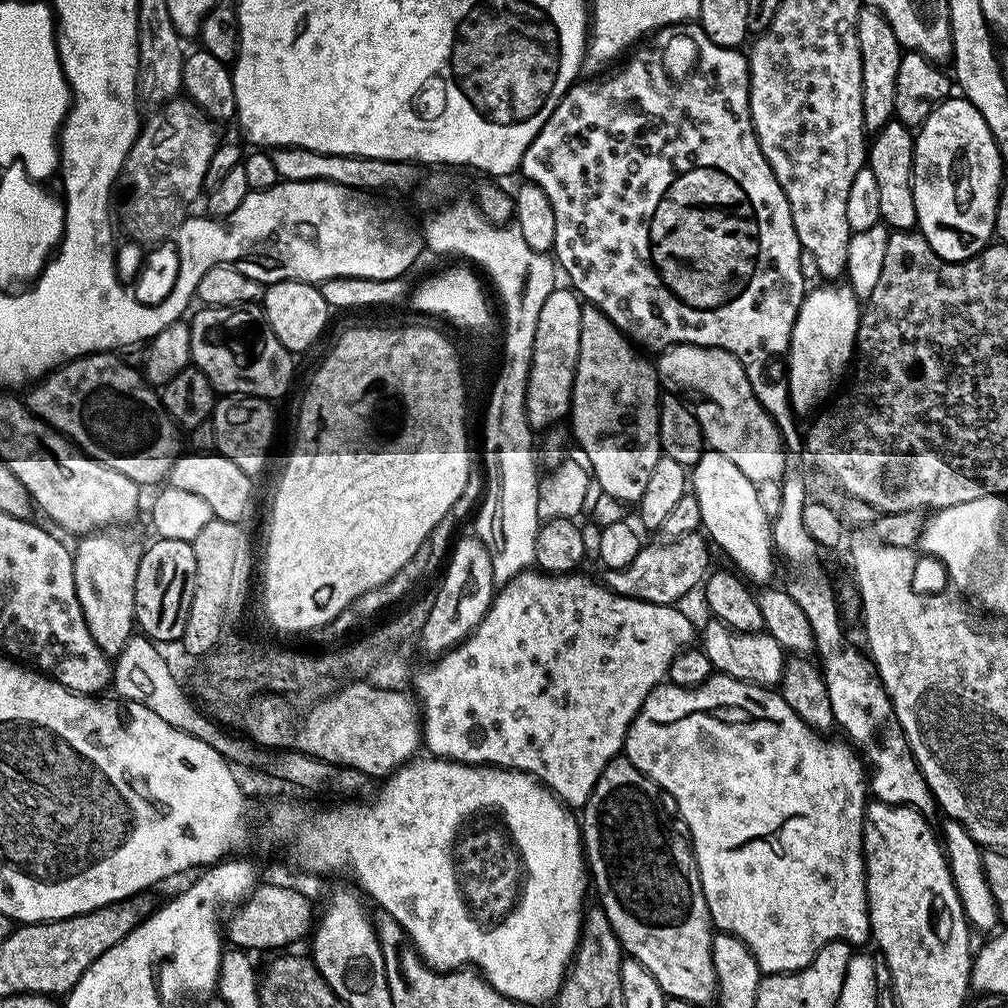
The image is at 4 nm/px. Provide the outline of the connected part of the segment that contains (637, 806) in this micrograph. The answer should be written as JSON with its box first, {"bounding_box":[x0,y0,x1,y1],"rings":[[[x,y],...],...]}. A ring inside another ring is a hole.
{"bounding_box":[582,758,718,1006],"rings":[[[626,758],[611,760],[606,770],[602,770],[582,809],[582,843],[586,868],[594,892],[596,888],[600,895],[599,907],[603,908],[612,933],[620,939],[621,949],[631,959],[642,962],[650,974],[654,974],[654,982],[662,986],[665,997],[704,1006],[711,1000],[713,1003],[718,996],[716,971],[712,961],[714,925],[706,906],[706,894],[702,894],[700,871],[696,868],[692,845],[672,829],[668,812],[660,799],[660,789],[649,776],[638,770],[638,766]]]}

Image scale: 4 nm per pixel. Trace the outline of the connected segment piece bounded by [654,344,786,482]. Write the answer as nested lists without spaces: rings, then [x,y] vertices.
[[[674,344],[670,348],[663,349],[659,356],[660,361],[657,359],[654,367],[661,385],[673,384],[674,387],[681,388],[681,390],[676,390],[683,393],[689,401],[696,400],[694,411],[704,435],[704,443],[711,451],[726,454],[726,458],[730,458],[730,462],[734,462],[734,466],[738,466],[738,470],[742,470],[742,474],[746,474],[746,478],[757,482],[779,481],[785,475],[784,455],[786,455],[786,449],[784,439],[780,437],[780,429],[776,427],[768,411],[756,401],[750,382],[746,378],[746,370],[729,352],[721,348]]]

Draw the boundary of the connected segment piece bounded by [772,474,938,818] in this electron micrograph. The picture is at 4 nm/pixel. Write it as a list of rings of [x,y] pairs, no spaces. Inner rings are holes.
[[[785,475],[781,483],[781,510],[772,520],[772,546],[783,559],[784,556],[788,559],[792,567],[792,581],[786,584],[786,589],[810,622],[816,643],[815,655],[824,659],[822,671],[826,694],[830,694],[830,710],[836,724],[848,731],[847,739],[870,769],[871,795],[881,804],[907,804],[910,808],[917,808],[924,816],[935,817],[938,812],[936,799],[932,797],[930,786],[910,750],[880,675],[871,659],[844,637],[836,592],[820,566],[818,545],[807,533],[806,522],[802,522],[802,510],[808,503],[810,496],[804,489],[803,478]]]

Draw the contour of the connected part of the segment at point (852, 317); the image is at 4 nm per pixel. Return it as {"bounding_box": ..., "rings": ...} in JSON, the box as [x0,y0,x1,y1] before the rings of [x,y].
{"bounding_box":[788,282,861,414],"rings":[[[828,282],[825,288],[816,288],[807,293],[798,310],[798,318],[794,322],[792,331],[792,344],[788,348],[788,393],[792,402],[792,410],[797,414],[812,412],[832,391],[836,383],[844,376],[844,371],[849,371],[854,360],[856,350],[856,335],[860,329],[861,301],[856,299],[851,287],[843,286],[836,282]]]}

